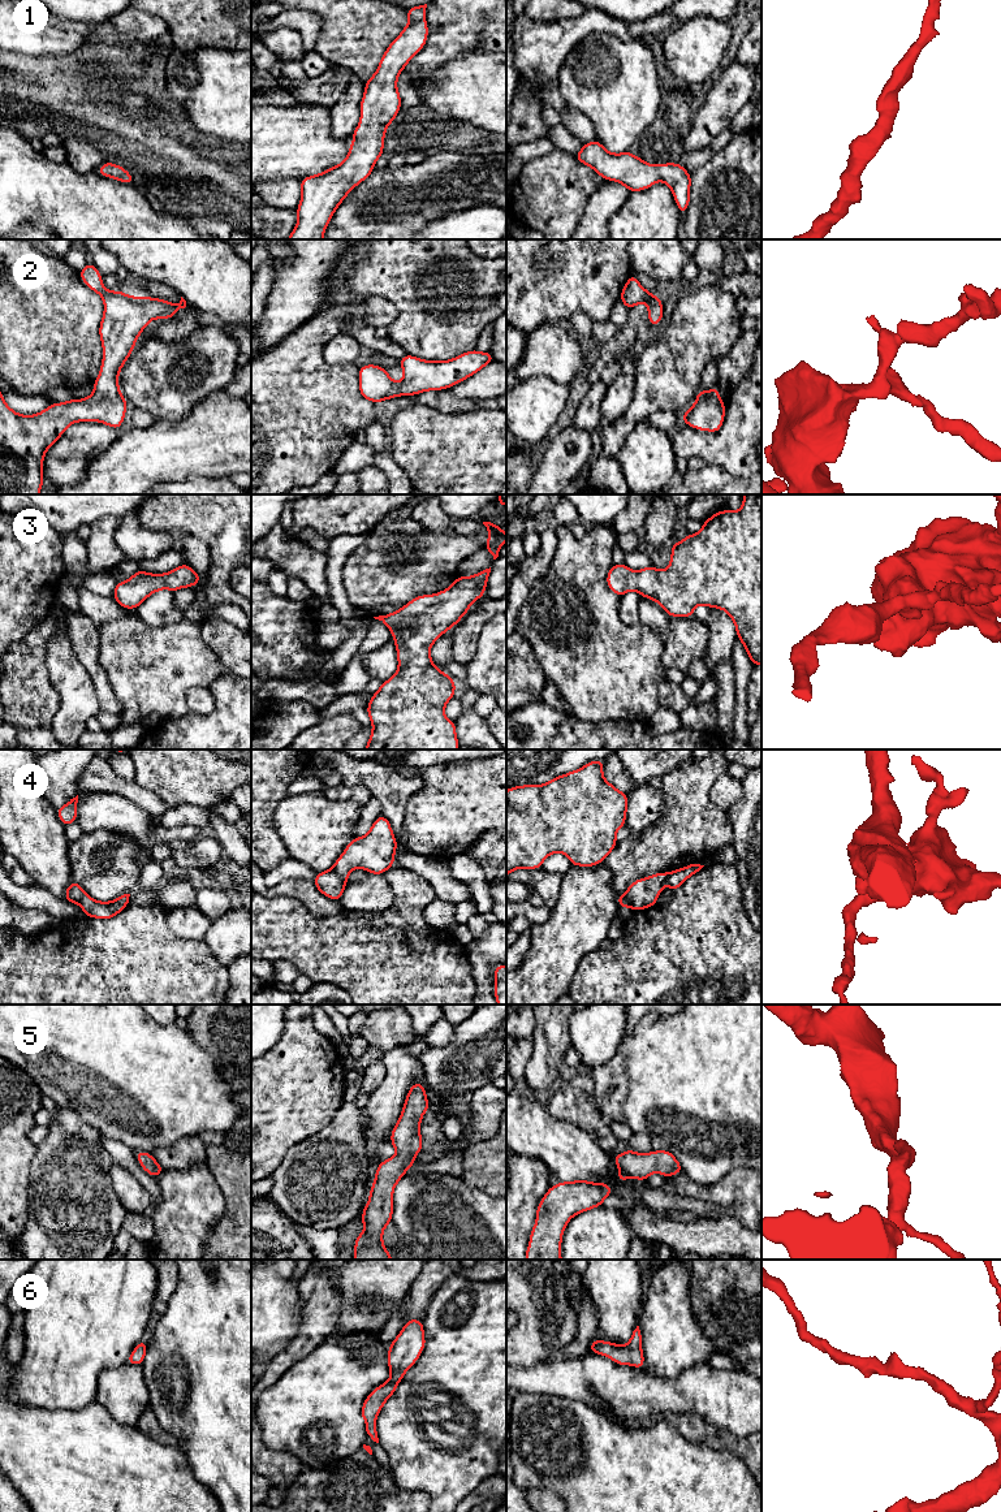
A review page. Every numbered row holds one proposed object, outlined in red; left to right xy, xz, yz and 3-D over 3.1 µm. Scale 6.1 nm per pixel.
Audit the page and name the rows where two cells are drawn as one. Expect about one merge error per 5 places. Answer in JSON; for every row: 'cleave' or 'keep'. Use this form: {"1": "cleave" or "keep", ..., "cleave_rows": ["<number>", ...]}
{"1": "keep", "2": "keep", "3": "keep", "4": "cleave", "5": "keep", "6": "keep", "cleave_rows": ["4"]}

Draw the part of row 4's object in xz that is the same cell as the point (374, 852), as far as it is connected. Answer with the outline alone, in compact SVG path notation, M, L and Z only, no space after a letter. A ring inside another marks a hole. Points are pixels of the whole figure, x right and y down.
M381 815L364 837L351 839L332 869L346 882L349 873L355 868L362 868L371 874L383 874L394 865L397 846L389 821Z

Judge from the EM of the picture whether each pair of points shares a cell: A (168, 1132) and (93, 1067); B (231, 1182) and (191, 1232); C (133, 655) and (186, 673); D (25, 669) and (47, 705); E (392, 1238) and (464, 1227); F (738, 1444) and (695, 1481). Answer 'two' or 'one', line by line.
A: one
B: two
C: one
D: one
E: two
F: two

